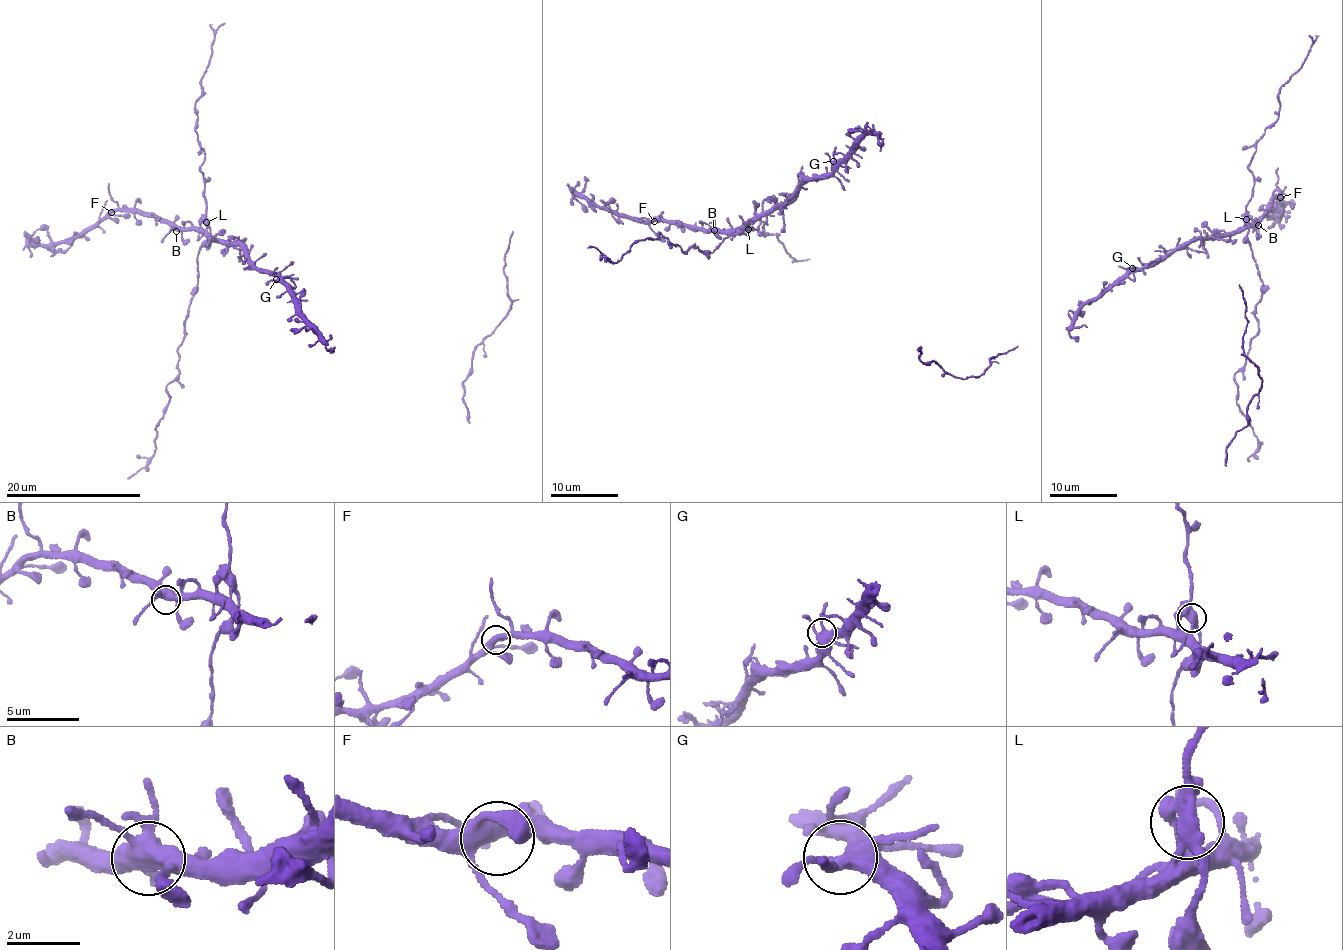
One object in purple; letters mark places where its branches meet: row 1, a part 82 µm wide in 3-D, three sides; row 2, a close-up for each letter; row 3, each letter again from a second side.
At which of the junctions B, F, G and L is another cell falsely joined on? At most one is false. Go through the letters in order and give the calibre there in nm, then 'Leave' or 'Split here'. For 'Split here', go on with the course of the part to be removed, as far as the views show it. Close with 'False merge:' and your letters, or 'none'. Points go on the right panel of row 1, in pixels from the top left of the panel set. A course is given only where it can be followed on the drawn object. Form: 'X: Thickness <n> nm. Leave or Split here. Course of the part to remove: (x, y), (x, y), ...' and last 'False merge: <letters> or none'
B: Thickness 440 nm. Leave
F: Thickness 400 nm. Leave
G: Thickness 420 nm. Leave
L: Thickness 400 nm. Leave
False merge: none

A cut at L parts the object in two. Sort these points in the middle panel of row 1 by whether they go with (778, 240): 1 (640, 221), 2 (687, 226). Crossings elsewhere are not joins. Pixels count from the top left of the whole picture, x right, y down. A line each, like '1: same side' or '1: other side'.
1: other side
2: other side

